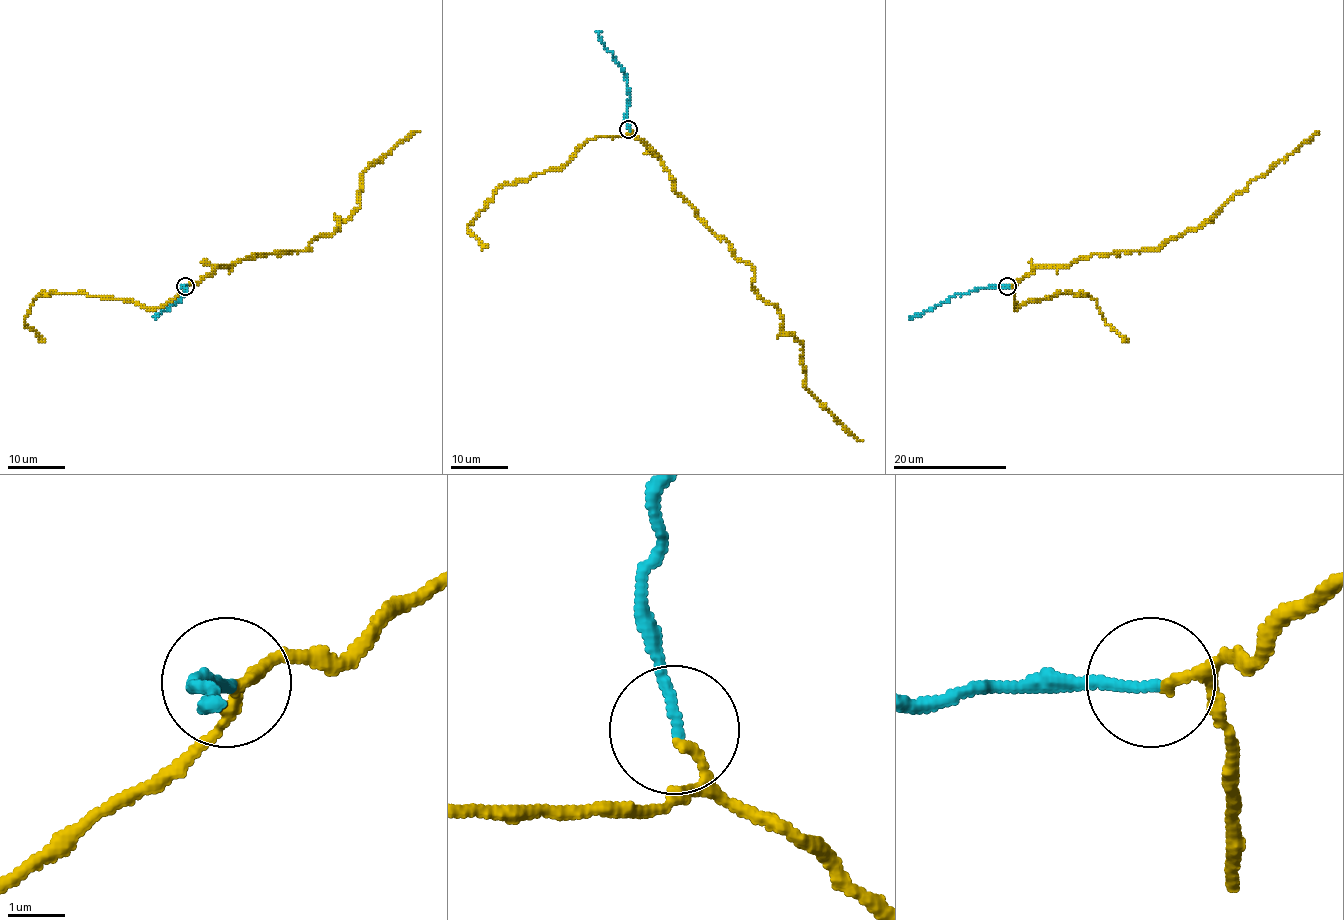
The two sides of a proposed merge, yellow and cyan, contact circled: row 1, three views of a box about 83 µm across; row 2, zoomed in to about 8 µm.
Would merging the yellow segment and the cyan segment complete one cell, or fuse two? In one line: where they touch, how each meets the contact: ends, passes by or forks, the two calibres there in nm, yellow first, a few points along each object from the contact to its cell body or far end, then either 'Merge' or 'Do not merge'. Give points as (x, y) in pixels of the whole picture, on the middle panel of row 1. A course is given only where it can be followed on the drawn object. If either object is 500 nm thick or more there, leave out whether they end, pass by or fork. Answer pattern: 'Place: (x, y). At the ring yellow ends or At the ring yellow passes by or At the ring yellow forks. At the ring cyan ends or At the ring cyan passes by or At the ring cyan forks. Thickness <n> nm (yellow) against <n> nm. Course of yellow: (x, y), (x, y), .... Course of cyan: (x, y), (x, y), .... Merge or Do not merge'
Place: (628, 129). At the ring yellow passes by. At the ring cyan ends. Thickness 110 nm (yellow) against 190 nm. Course of yellow: (629, 130), (752, 268), (757, 293), (802, 344), (805, 387), (862, 441). Course of cyan: (629, 129), (626, 76), (613, 55), (603, 46), (598, 32). Merge

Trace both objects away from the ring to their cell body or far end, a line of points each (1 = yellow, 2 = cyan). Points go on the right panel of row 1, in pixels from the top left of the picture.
1: (1008, 286), (1036, 267), (1157, 249), (1201, 227), (1249, 182), (1319, 131)
2: (1007, 286), (978, 287), (968, 293), (954, 294), (910, 320)

